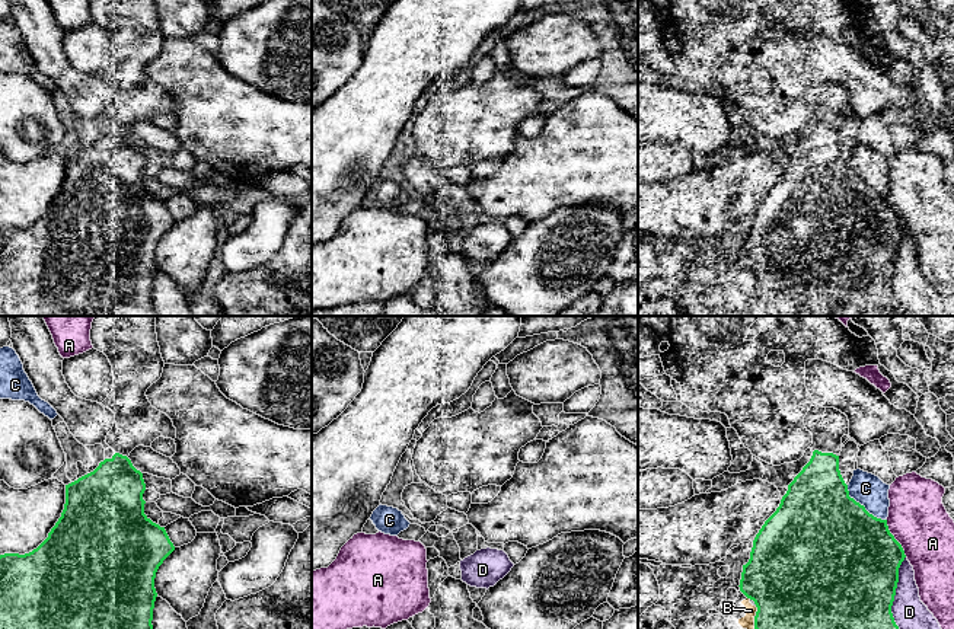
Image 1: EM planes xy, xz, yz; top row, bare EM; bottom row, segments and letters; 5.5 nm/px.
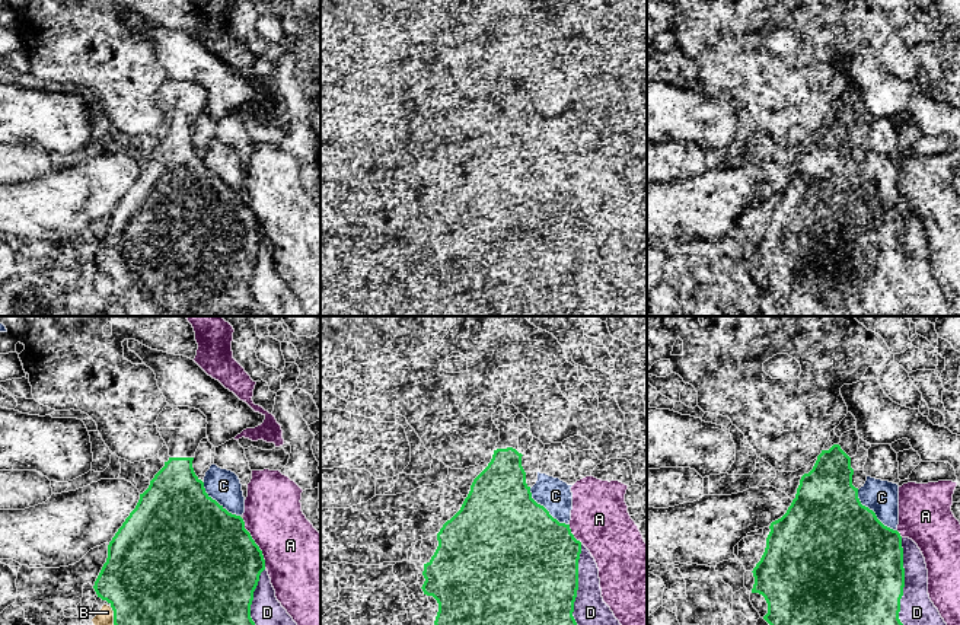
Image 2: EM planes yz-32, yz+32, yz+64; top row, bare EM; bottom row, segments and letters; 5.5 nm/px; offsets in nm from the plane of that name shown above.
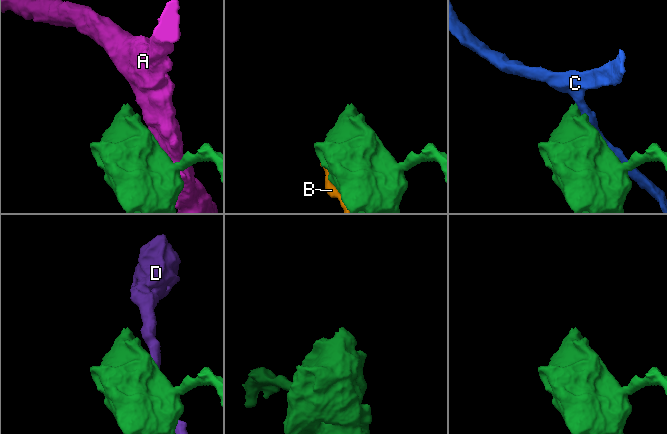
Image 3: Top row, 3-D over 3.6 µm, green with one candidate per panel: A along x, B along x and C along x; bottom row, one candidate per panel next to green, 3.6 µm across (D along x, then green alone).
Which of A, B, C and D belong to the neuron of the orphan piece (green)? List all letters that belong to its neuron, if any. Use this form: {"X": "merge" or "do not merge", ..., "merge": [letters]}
{"A": "do not merge", "B": "do not merge", "C": "do not merge", "D": "do not merge", "merge": []}

